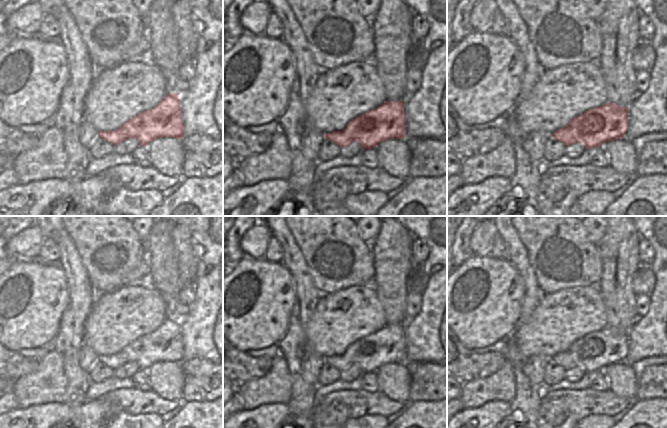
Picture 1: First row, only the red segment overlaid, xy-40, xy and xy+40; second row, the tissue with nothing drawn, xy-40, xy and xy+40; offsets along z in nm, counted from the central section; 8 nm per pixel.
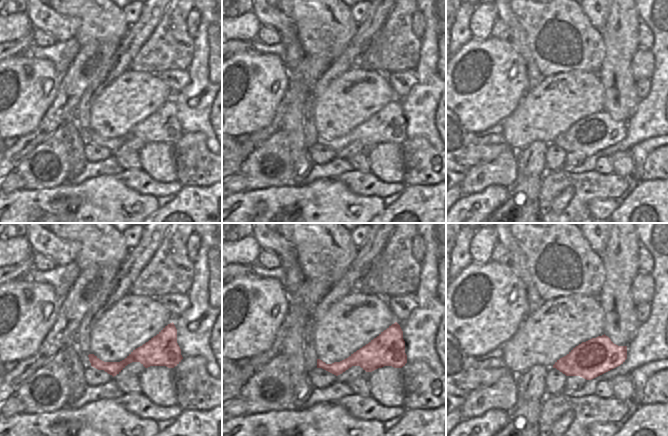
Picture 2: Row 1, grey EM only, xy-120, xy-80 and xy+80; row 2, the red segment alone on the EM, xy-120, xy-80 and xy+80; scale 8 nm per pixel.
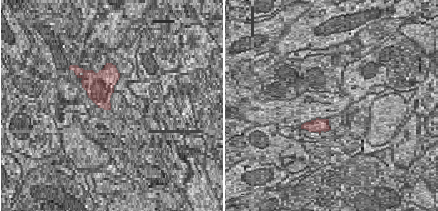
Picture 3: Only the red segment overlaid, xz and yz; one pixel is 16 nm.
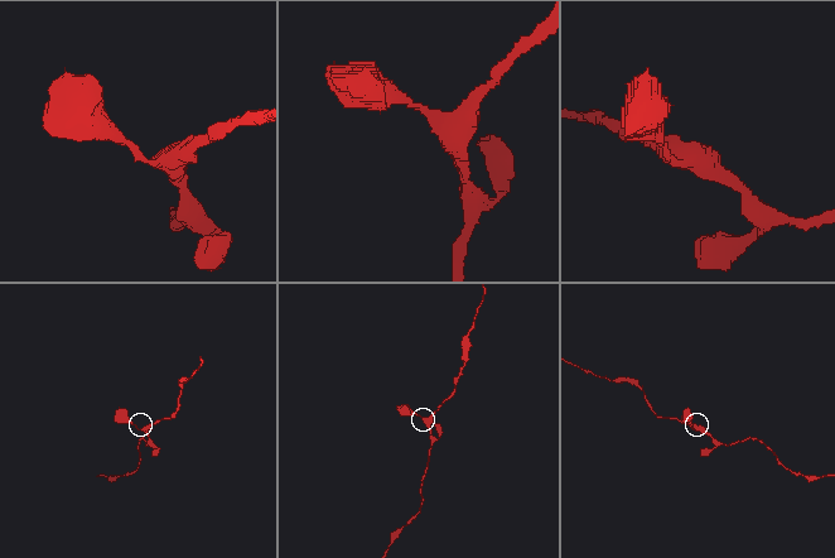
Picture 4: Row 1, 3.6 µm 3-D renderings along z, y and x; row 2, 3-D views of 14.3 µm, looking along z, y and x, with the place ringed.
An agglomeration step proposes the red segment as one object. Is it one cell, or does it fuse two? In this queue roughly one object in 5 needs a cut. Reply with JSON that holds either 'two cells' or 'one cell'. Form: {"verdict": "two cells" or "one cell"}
{"verdict": "one cell"}

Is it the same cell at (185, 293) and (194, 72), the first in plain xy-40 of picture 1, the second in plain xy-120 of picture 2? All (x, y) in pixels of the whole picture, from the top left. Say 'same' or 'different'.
different

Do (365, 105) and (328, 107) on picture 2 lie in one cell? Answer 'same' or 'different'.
same

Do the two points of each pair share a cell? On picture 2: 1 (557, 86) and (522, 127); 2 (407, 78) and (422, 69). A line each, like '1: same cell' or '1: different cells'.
1: same cell
2: different cells

